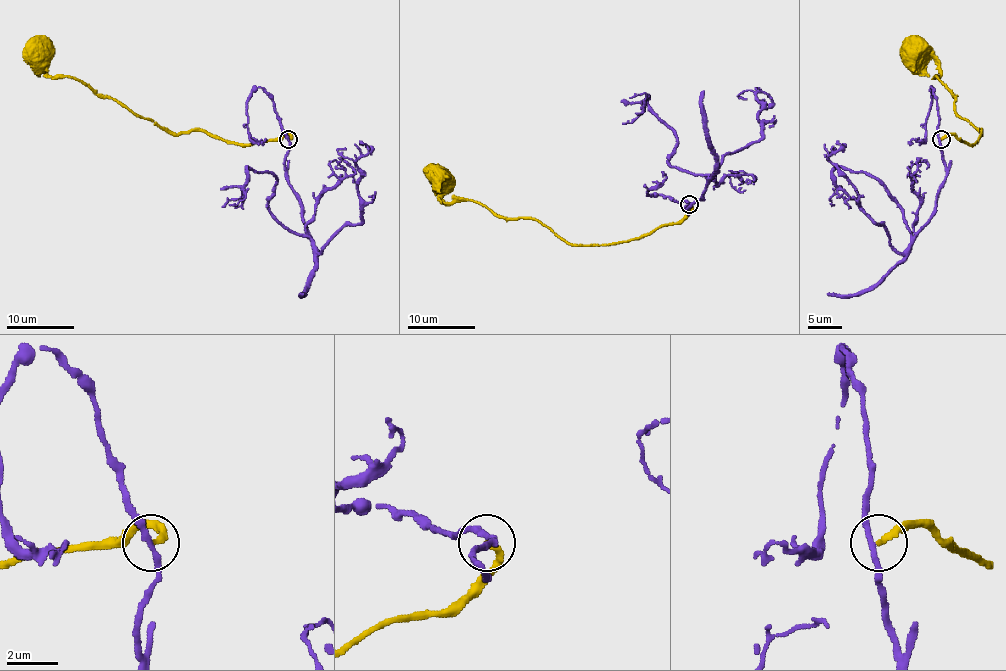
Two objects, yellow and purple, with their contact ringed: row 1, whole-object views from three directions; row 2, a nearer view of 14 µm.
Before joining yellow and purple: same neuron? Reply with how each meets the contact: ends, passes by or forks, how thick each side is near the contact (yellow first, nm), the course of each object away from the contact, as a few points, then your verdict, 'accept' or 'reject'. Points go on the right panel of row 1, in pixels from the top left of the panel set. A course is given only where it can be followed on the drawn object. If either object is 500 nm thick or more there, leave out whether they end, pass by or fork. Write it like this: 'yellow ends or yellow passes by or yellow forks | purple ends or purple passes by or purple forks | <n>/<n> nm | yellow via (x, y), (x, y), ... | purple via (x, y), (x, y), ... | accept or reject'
yellow ends | purple passes by | 240/220 nm | yellow via (940, 139), (974, 144), (981, 130), (956, 113), (932, 57), (913, 54) | purple via (940, 139), (945, 179), (932, 218), (901, 252), (861, 206), (857, 189), (828, 159), (845, 145), (842, 144) | reject

